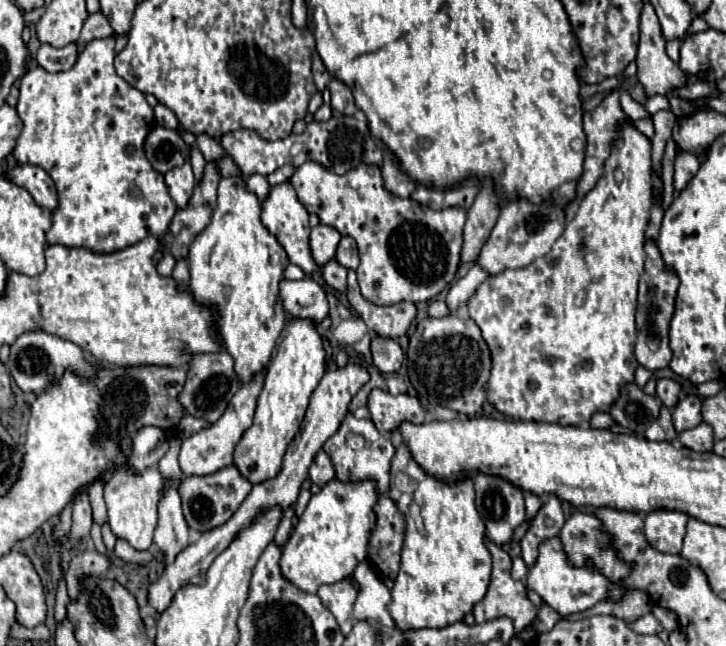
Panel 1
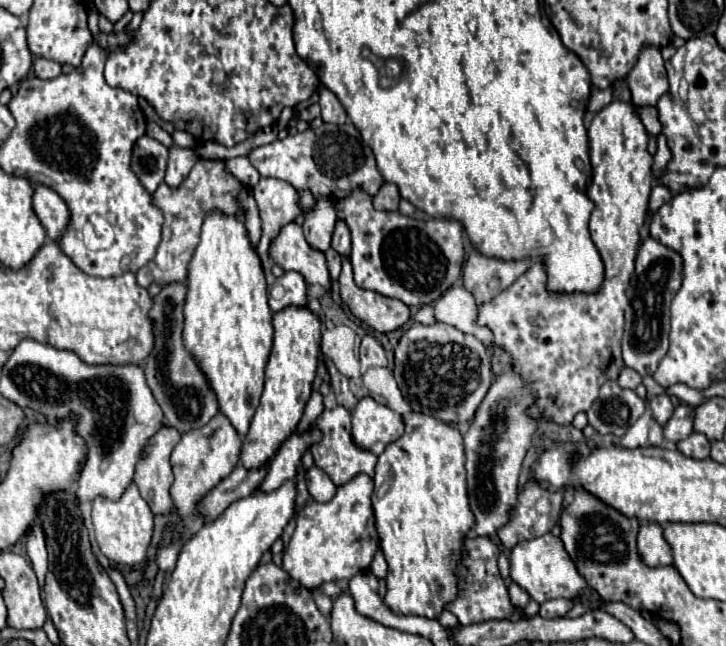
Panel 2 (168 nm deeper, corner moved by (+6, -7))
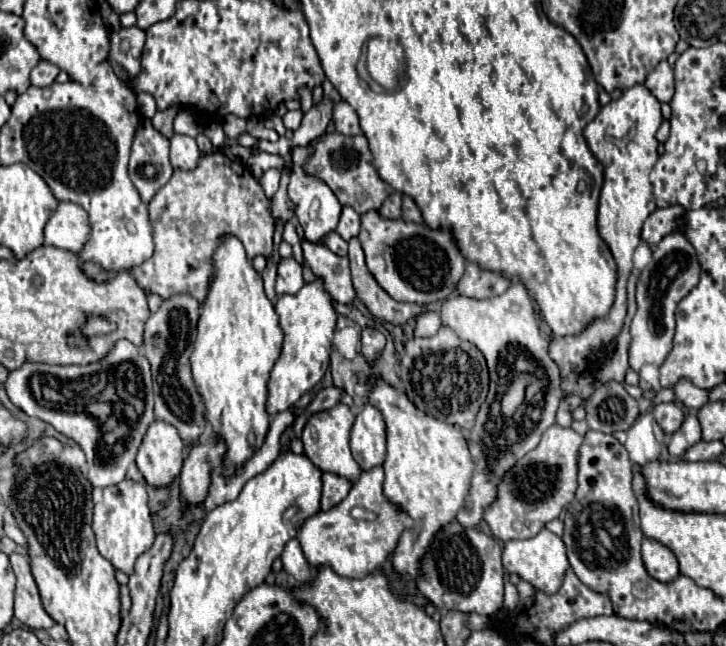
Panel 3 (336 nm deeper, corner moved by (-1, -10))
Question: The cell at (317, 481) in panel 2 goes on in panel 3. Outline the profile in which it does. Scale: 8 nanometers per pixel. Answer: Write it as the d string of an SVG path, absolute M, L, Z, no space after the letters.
M324 474L324 490L322 490L322 511L334 508L340 500L350 492L352 482L338 474Z

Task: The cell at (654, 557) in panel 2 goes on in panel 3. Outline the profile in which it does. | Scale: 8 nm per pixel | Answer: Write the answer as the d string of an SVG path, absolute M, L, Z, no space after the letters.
M644 538L642 542L642 560L644 560L644 568L646 572L660 580L660 582L672 582L674 578L680 576L678 572L678 560L672 554L670 548L666 548L664 544Z

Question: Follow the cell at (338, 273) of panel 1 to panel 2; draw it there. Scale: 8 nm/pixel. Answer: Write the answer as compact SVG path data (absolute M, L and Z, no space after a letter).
M331 249L325 251L325 257L327 257L327 263L329 263L331 281L335 283L335 281L339 279L339 273L341 273L341 259L339 259L339 255L335 255L335 251L331 251Z

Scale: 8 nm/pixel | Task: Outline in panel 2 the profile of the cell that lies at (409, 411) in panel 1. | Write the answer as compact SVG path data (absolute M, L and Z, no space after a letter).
M363 397L351 415L353 441L363 449L373 451L375 455L381 455L383 449L397 441L405 429L403 417L397 411L377 403L371 397Z

